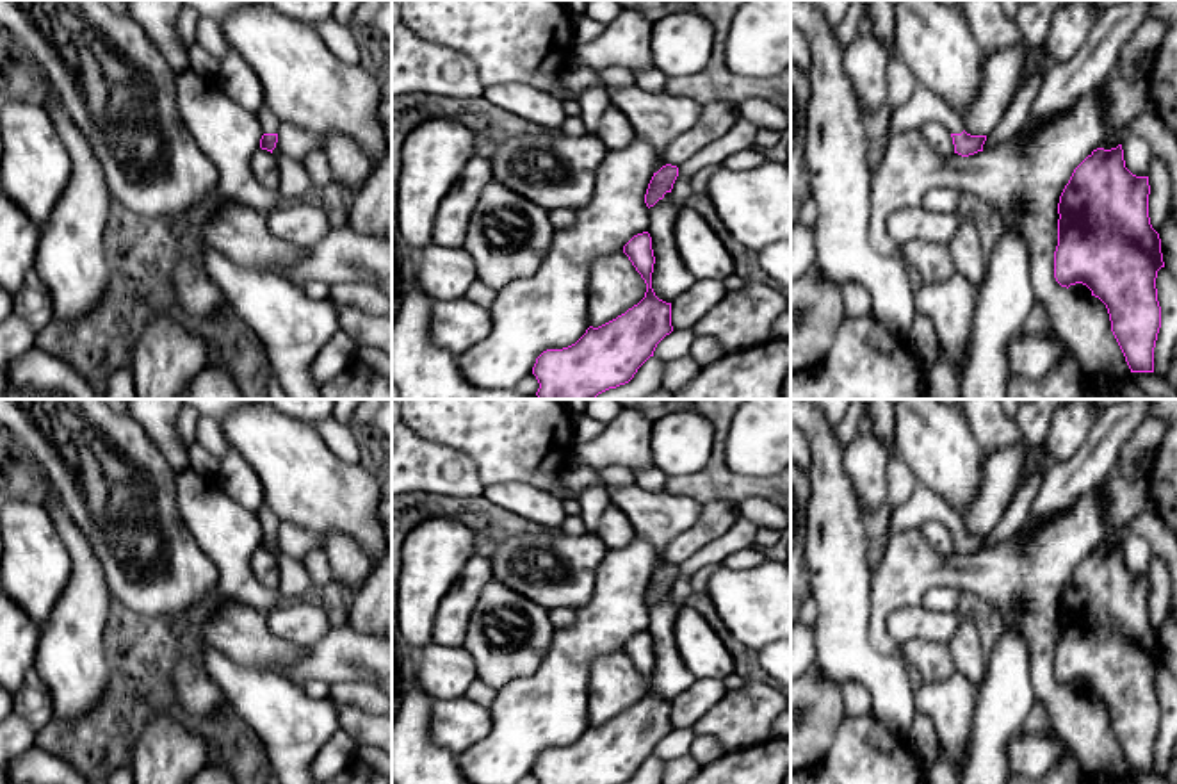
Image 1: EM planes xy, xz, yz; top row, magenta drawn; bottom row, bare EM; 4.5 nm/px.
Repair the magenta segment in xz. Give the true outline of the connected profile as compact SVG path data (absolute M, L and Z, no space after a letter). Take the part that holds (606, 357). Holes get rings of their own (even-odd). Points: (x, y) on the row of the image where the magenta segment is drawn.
M650 233L634 235L623 246L623 253L646 283L645 298L616 319L598 328L589 326L575 344L543 351L532 367L540 383L536 392L540 399L595 399L609 388L629 383L637 369L653 356L657 344L673 331L671 303L659 299L652 289L655 257Z

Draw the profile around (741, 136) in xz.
M739 116L739 119L732 125L732 128L725 135L710 141L684 164L677 166L678 173L687 178L693 178L703 167L723 166L723 162L730 155L741 150L755 148L757 132L759 128L755 123Z

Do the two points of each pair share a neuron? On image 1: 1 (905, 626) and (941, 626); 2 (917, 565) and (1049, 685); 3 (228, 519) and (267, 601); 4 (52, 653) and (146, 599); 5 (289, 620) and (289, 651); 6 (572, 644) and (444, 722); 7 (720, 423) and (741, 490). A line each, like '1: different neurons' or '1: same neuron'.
1: same neuron
2: same neuron
3: same neuron
4: different neurons
5: different neurons
6: different neurons
7: same neuron

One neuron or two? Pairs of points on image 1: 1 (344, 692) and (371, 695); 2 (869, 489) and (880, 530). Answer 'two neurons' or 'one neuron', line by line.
1: one neuron
2: two neurons

